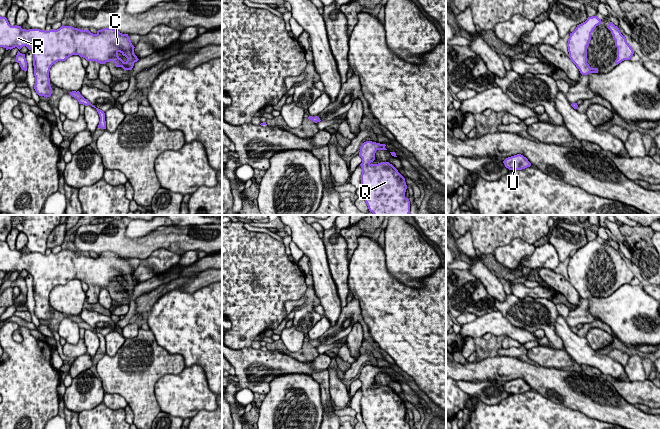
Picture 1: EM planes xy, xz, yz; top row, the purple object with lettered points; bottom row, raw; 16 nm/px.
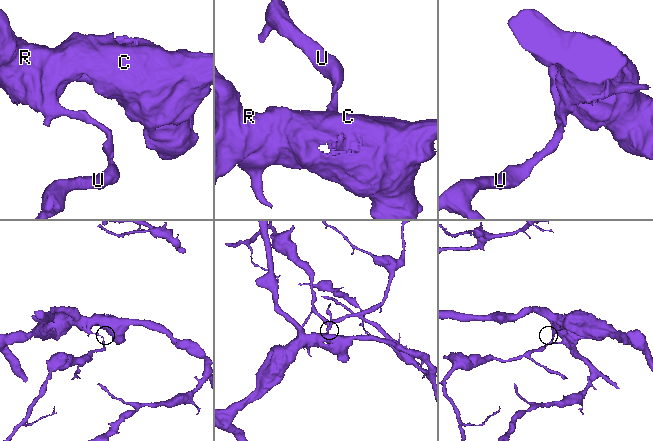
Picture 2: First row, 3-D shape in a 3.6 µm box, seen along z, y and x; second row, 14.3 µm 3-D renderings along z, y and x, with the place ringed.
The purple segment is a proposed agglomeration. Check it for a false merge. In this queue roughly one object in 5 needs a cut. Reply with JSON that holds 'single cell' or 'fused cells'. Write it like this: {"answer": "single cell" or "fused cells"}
{"answer": "single cell"}

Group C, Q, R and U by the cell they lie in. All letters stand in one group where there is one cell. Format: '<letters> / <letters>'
C Q R U

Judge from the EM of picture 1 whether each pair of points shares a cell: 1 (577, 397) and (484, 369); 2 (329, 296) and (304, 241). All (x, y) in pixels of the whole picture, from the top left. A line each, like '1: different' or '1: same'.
1: same
2: same

